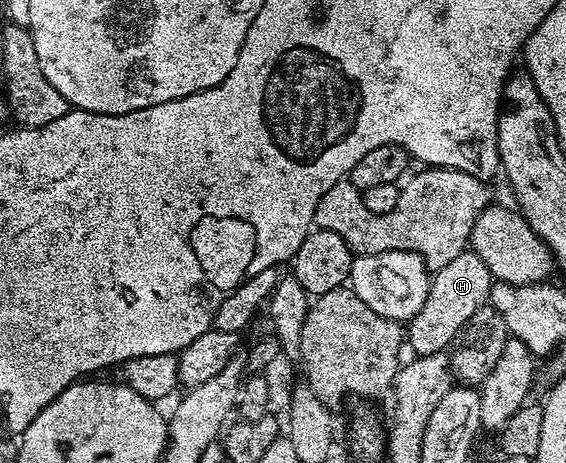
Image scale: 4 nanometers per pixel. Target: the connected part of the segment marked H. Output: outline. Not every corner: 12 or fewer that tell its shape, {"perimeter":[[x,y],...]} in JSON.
{"perimeter":[[464,251],[431,277],[406,322],[410,352],[450,350],[493,278]]}

